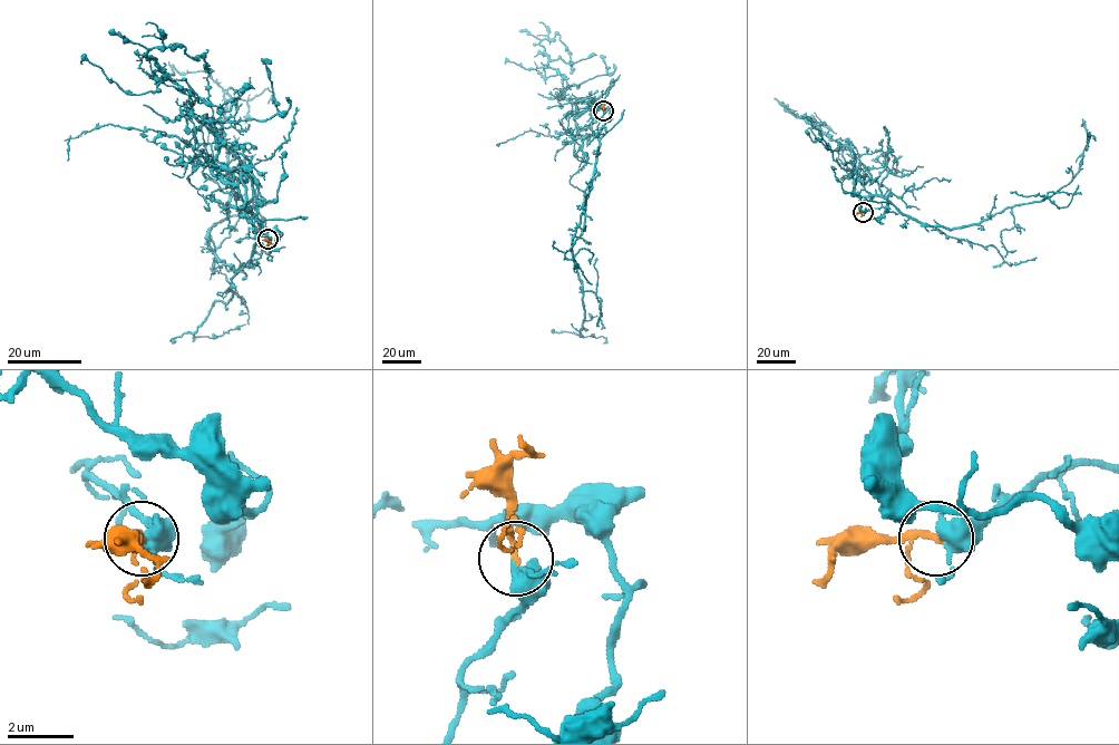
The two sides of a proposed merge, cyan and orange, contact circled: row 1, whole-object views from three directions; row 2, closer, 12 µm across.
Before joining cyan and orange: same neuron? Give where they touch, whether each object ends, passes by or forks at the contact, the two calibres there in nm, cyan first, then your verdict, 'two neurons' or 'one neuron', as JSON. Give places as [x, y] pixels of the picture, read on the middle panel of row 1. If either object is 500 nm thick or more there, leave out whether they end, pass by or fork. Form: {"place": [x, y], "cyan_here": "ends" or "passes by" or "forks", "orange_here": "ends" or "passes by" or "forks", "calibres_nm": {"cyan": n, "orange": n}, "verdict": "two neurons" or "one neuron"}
{"place": [603, 110], "cyan_here": "passes by", "orange_here": "passes by", "calibres_nm": {"cyan": 360, "orange": 130}, "verdict": "one neuron"}

